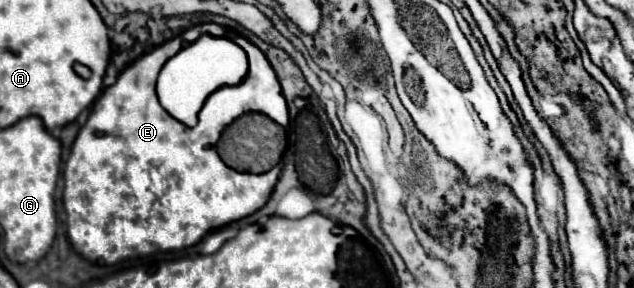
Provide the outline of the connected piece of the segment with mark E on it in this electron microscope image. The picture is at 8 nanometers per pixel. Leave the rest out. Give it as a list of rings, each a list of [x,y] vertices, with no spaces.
[[[213,22],[195,24],[187,28],[185,32],[181,32],[179,36],[157,46],[155,50],[143,54],[139,60],[135,60],[131,66],[123,70],[123,74],[117,78],[113,86],[109,86],[99,96],[99,100],[95,102],[97,106],[91,110],[87,124],[79,130],[77,140],[71,148],[71,156],[65,166],[63,202],[67,208],[67,232],[69,232],[73,248],[81,256],[93,262],[117,264],[119,260],[125,260],[125,258],[137,258],[137,256],[149,256],[155,252],[189,248],[197,244],[205,234],[257,212],[271,198],[281,166],[275,166],[263,174],[237,172],[219,158],[217,148],[215,148],[225,126],[247,112],[261,112],[273,118],[275,122],[279,122],[284,128],[290,125],[287,102],[285,102],[281,84],[275,76],[275,70],[271,68],[269,60],[255,44],[251,44],[243,36],[235,36],[235,42],[249,56],[249,74],[237,86],[223,86],[215,90],[207,98],[199,114],[199,124],[195,128],[183,126],[179,120],[167,114],[165,108],[157,100],[155,80],[157,80],[159,70],[171,56],[175,56],[183,46],[195,42],[201,34],[227,36],[227,28],[213,24]]]

